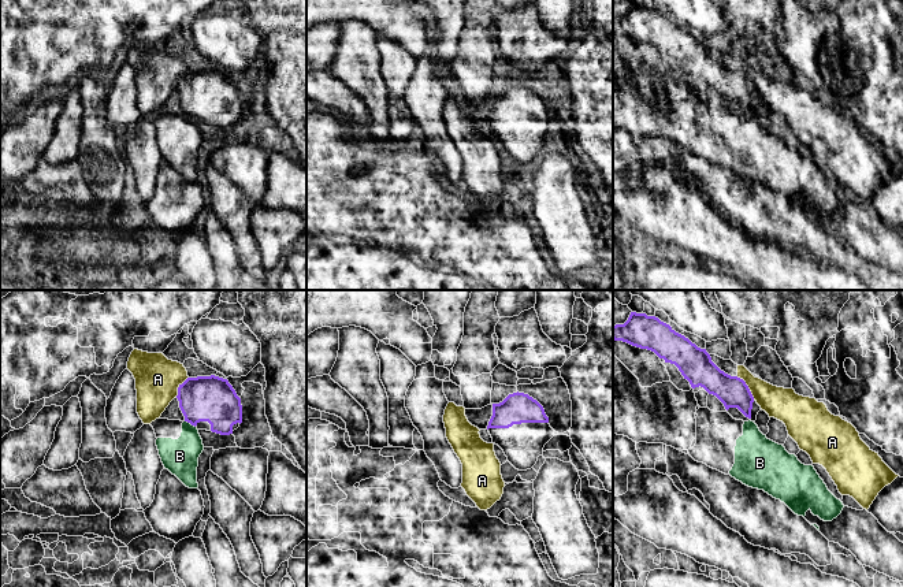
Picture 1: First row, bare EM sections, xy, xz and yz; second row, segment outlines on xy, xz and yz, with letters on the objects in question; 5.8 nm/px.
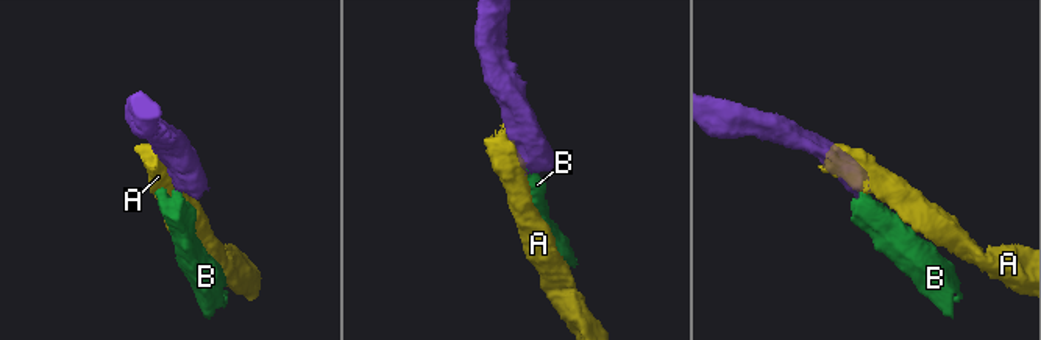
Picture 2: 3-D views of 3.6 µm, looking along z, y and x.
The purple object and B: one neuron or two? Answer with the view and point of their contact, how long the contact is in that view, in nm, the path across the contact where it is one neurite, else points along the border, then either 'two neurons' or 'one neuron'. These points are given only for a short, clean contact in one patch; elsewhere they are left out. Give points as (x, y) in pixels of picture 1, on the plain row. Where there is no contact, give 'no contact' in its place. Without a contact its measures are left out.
xy (190, 116) | 80 nm | along xy (185, 114), (194, 121) | two neurons

